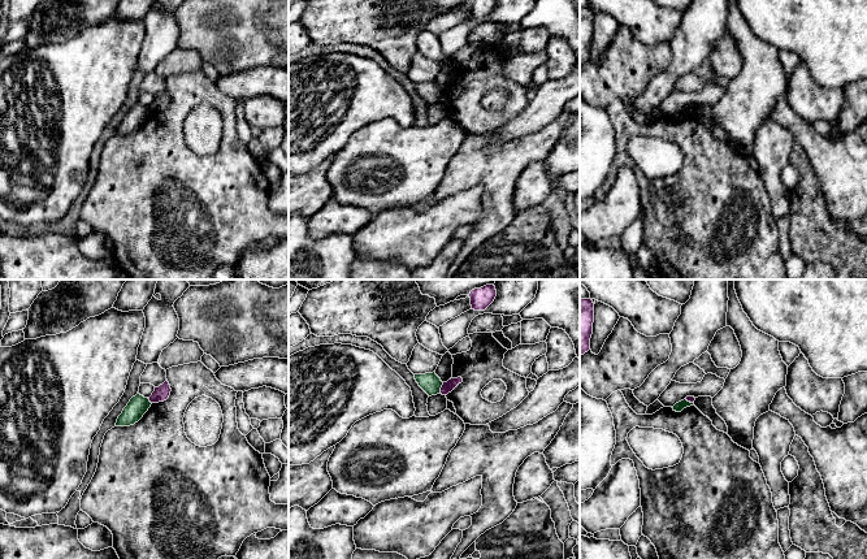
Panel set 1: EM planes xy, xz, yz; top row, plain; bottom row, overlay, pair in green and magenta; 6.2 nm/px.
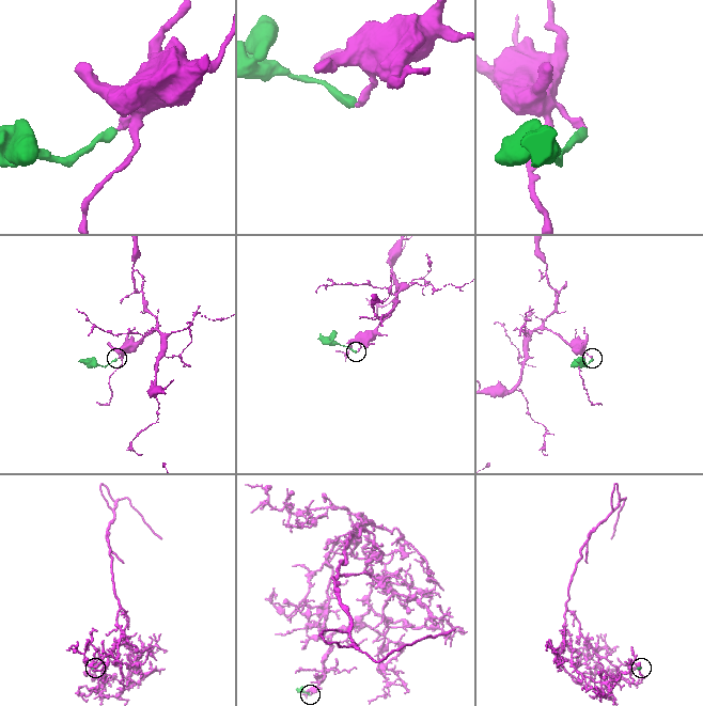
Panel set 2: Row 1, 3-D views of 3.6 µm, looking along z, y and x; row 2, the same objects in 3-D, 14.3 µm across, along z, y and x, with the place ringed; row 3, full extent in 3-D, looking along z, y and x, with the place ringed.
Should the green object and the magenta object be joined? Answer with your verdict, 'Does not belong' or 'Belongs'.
Does not belong

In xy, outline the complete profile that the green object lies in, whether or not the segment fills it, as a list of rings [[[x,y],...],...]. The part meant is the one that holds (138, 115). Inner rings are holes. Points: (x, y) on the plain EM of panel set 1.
[[[139,101],[130,108],[122,122],[118,125],[116,135],[130,135],[138,131],[151,116],[148,107]]]

